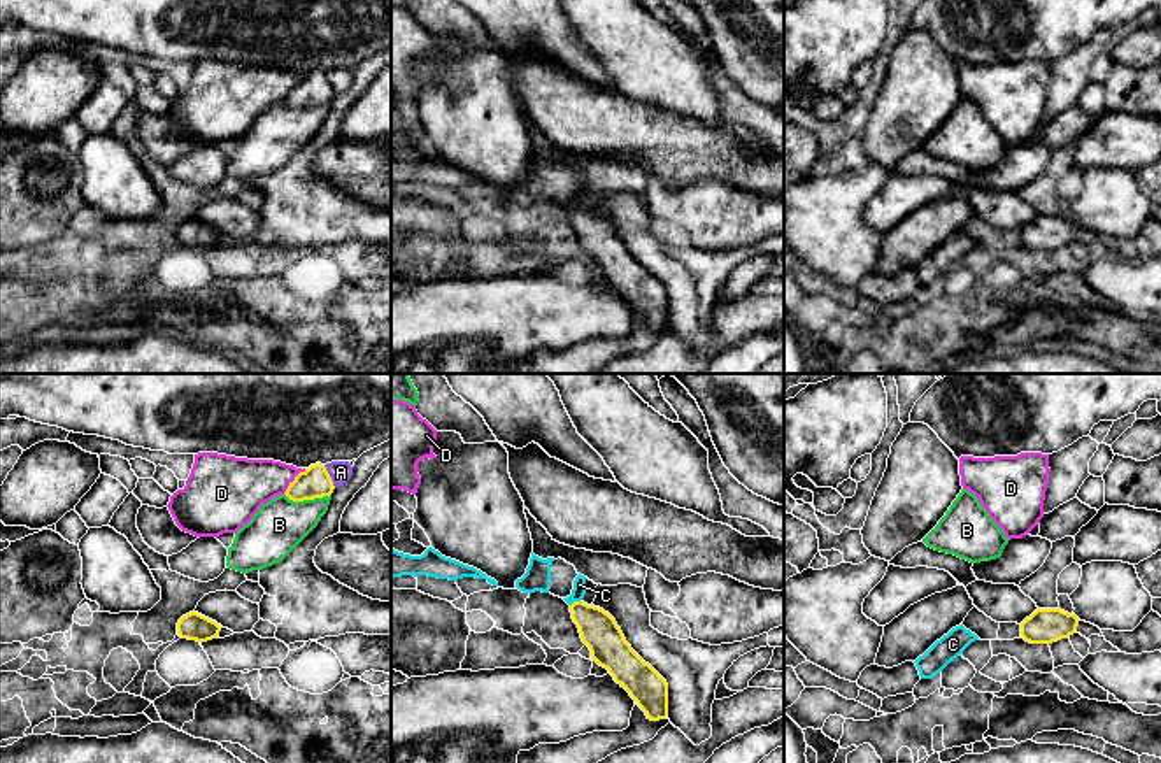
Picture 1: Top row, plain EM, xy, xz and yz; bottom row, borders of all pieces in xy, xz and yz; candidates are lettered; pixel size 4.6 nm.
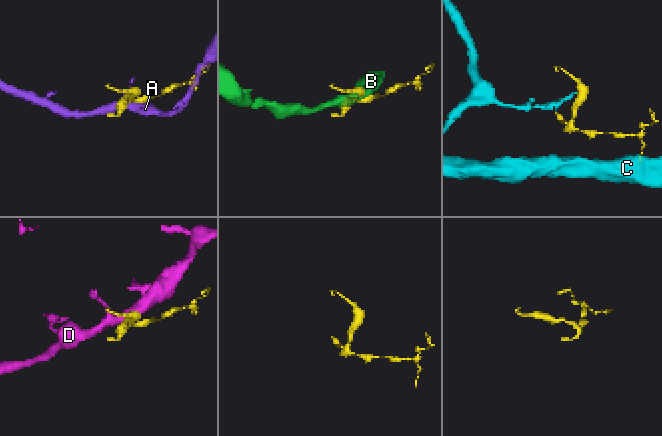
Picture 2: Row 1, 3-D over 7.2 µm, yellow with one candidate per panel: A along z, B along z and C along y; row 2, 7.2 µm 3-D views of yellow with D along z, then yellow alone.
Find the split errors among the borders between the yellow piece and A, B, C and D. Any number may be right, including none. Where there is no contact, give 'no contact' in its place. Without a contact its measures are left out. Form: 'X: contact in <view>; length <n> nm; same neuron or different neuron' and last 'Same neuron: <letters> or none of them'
A: contact in xy; length 120 nm; different neuron
B: contact in xy; length 220 nm; different neuron
C: contact in xz; length 50 nm; same neuron
D: contact in xy; length 160 nm; different neuron
Same neuron: C

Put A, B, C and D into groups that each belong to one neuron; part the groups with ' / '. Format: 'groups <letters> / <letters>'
groups A / B / C / D

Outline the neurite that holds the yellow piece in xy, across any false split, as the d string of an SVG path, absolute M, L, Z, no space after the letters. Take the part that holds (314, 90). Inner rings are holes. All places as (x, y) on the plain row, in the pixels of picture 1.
M316 70L300 79L286 96L286 103L293 109L330 103L335 93L324 72Z

